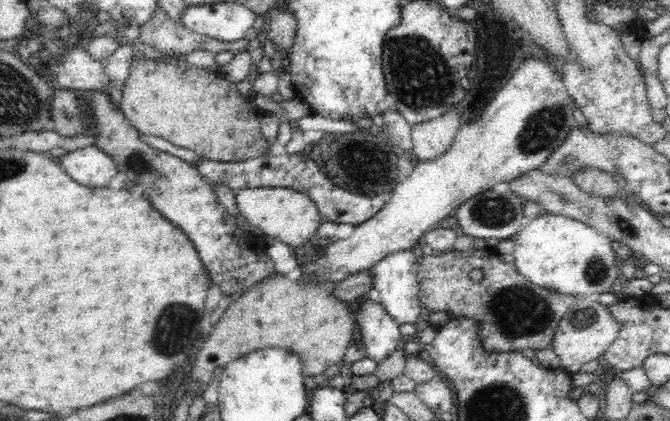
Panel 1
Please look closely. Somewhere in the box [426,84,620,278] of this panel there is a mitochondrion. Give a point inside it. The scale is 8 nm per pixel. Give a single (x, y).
(540, 129)

